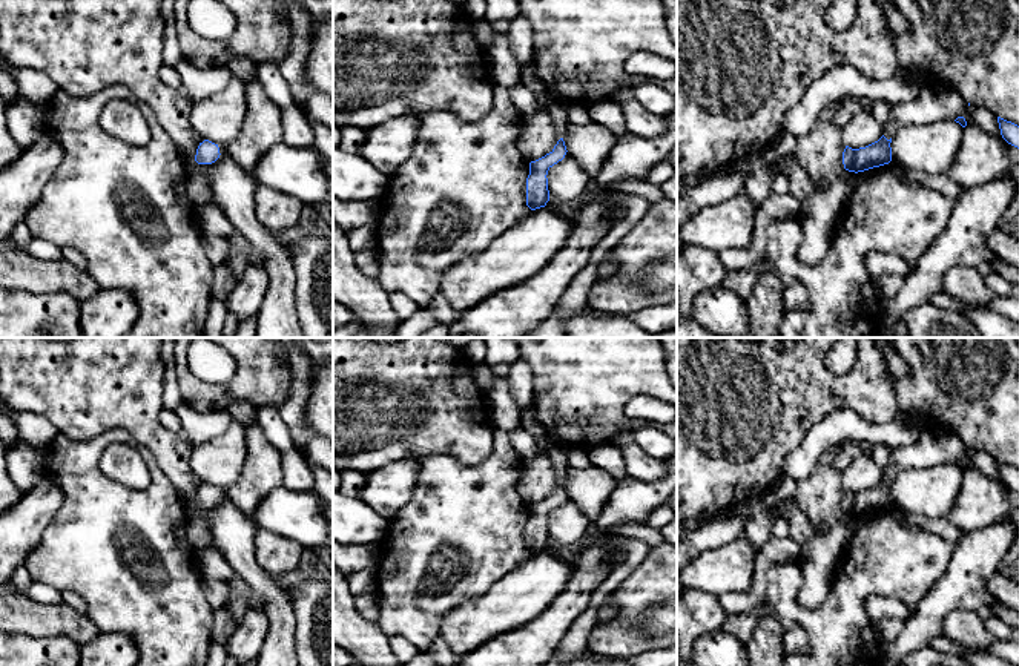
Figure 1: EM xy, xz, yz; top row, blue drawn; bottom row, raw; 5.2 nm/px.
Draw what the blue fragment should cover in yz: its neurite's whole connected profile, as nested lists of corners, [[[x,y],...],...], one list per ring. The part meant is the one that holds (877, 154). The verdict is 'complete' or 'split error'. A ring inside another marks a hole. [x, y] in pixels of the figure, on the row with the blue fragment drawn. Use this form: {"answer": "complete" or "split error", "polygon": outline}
{"answer": "complete", "polygon": [[[884,135],[859,149],[852,149],[846,146],[843,152],[843,164],[844,169],[849,172],[864,172],[873,167],[879,167],[884,164],[889,164],[892,161],[892,147],[890,147],[892,138],[887,140]]]}

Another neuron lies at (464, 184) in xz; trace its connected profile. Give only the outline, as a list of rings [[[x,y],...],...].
[[[499,84],[493,87],[490,112],[477,121],[463,121],[448,110],[430,110],[419,117],[413,150],[390,176],[378,218],[378,282],[385,293],[402,293],[419,308],[428,307],[439,293],[442,278],[454,264],[479,255],[533,212],[526,206],[529,163],[517,146],[522,118],[508,89]]]

